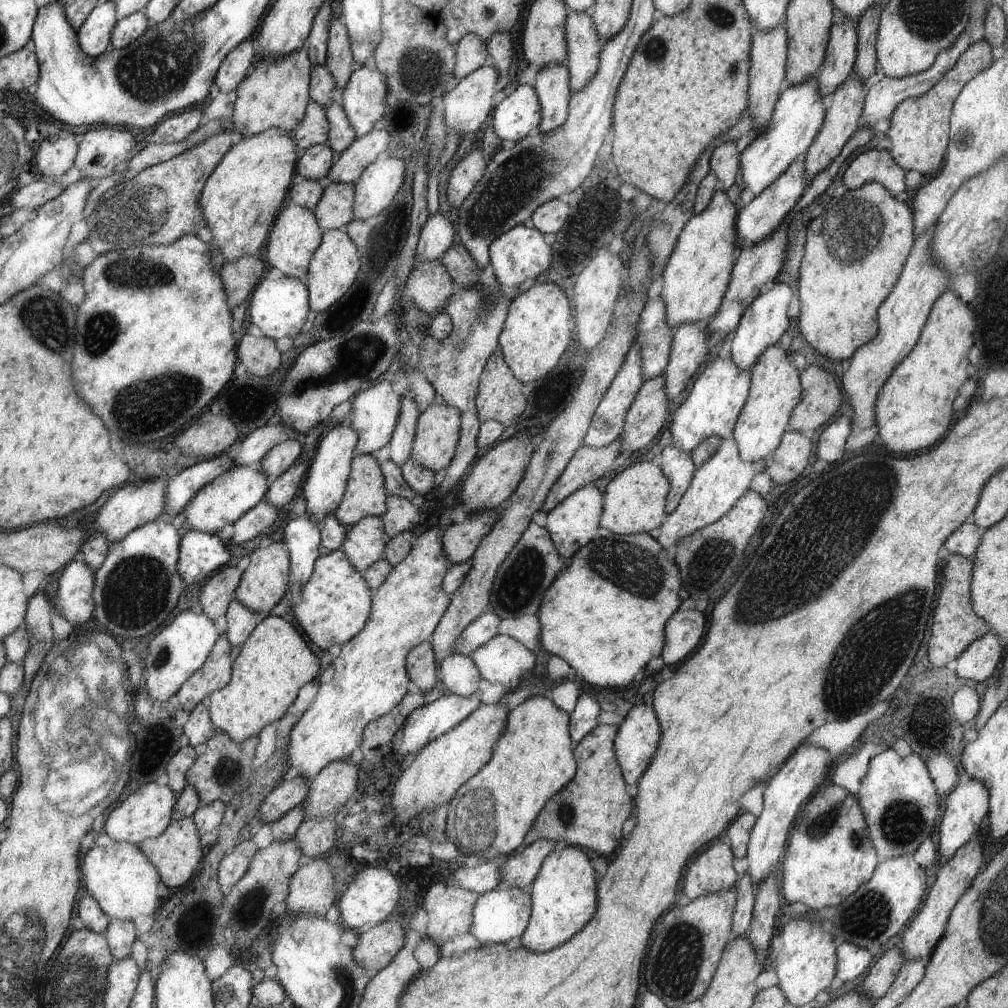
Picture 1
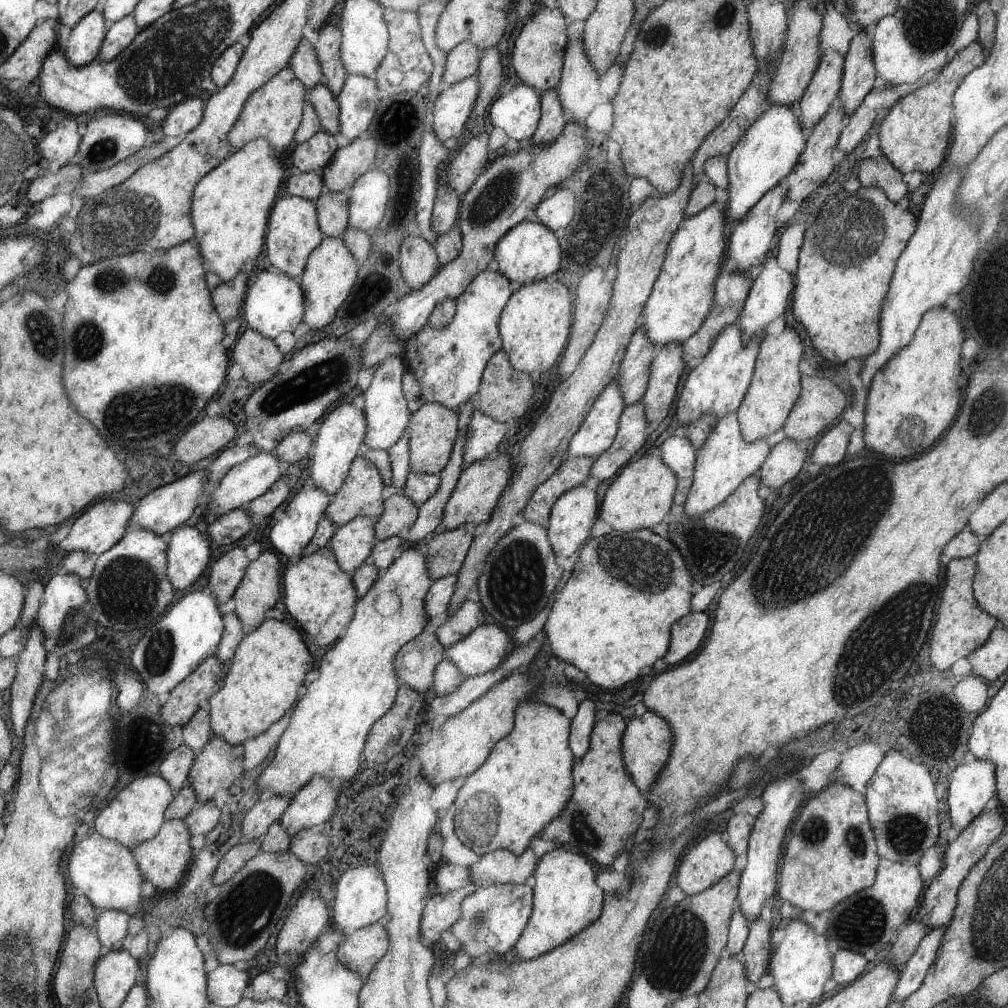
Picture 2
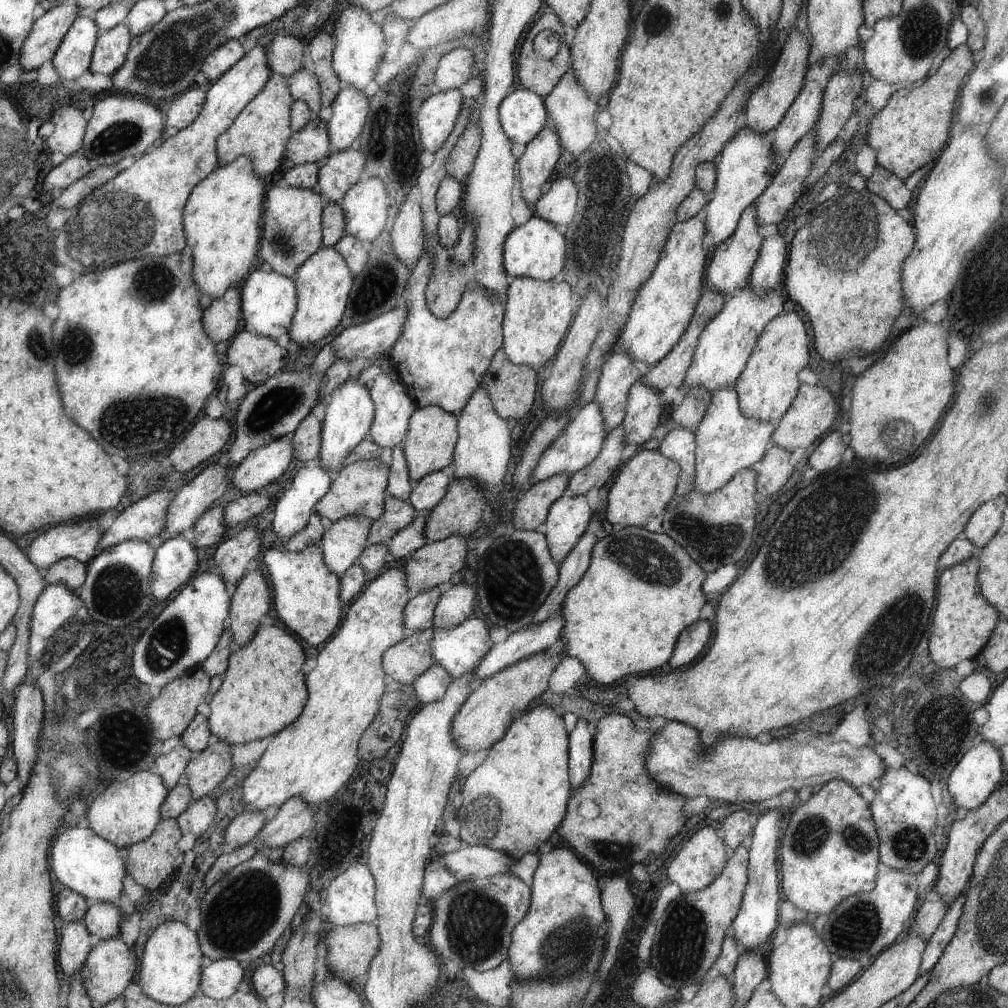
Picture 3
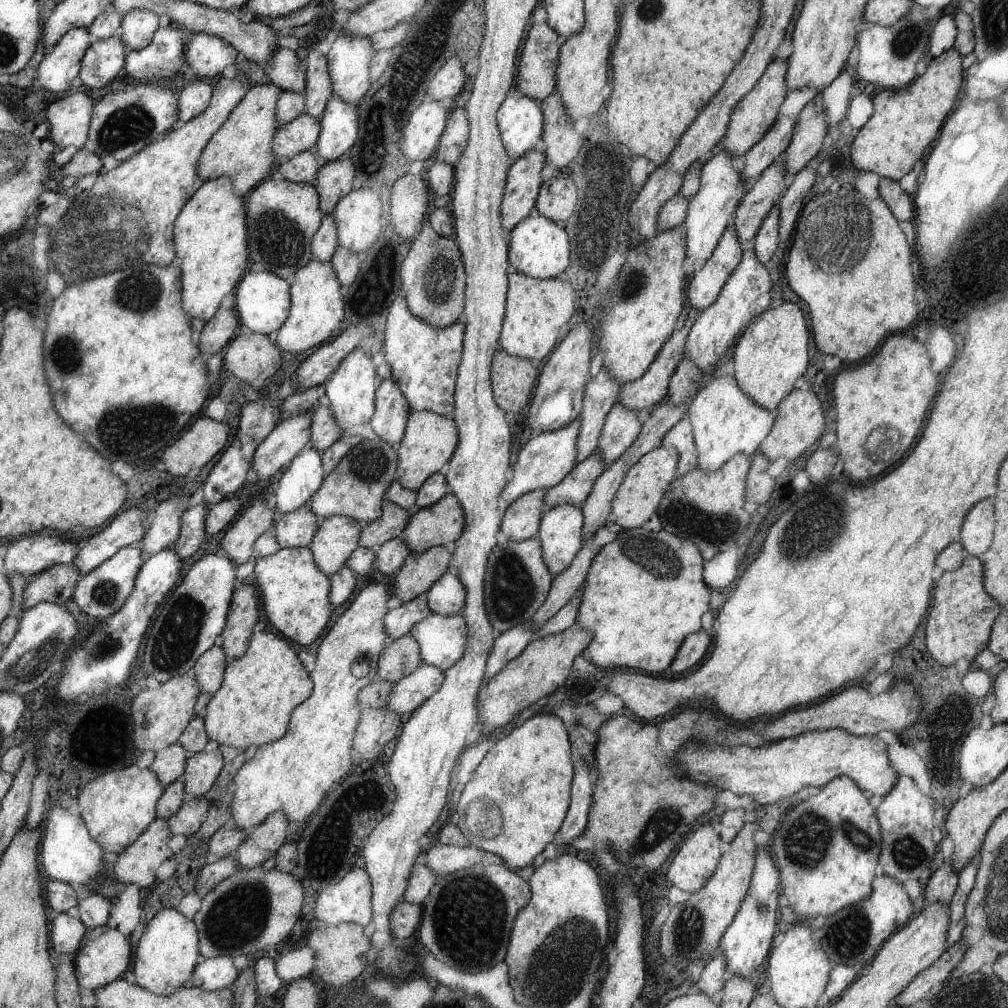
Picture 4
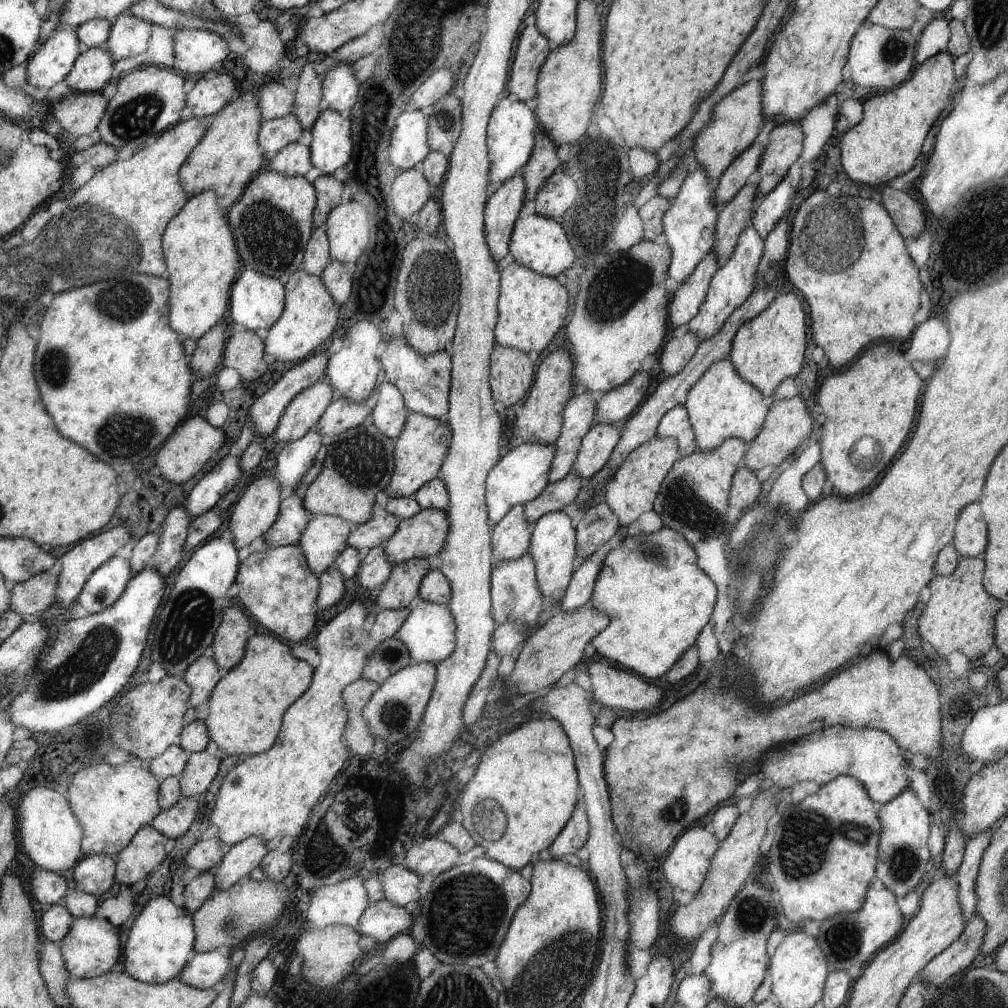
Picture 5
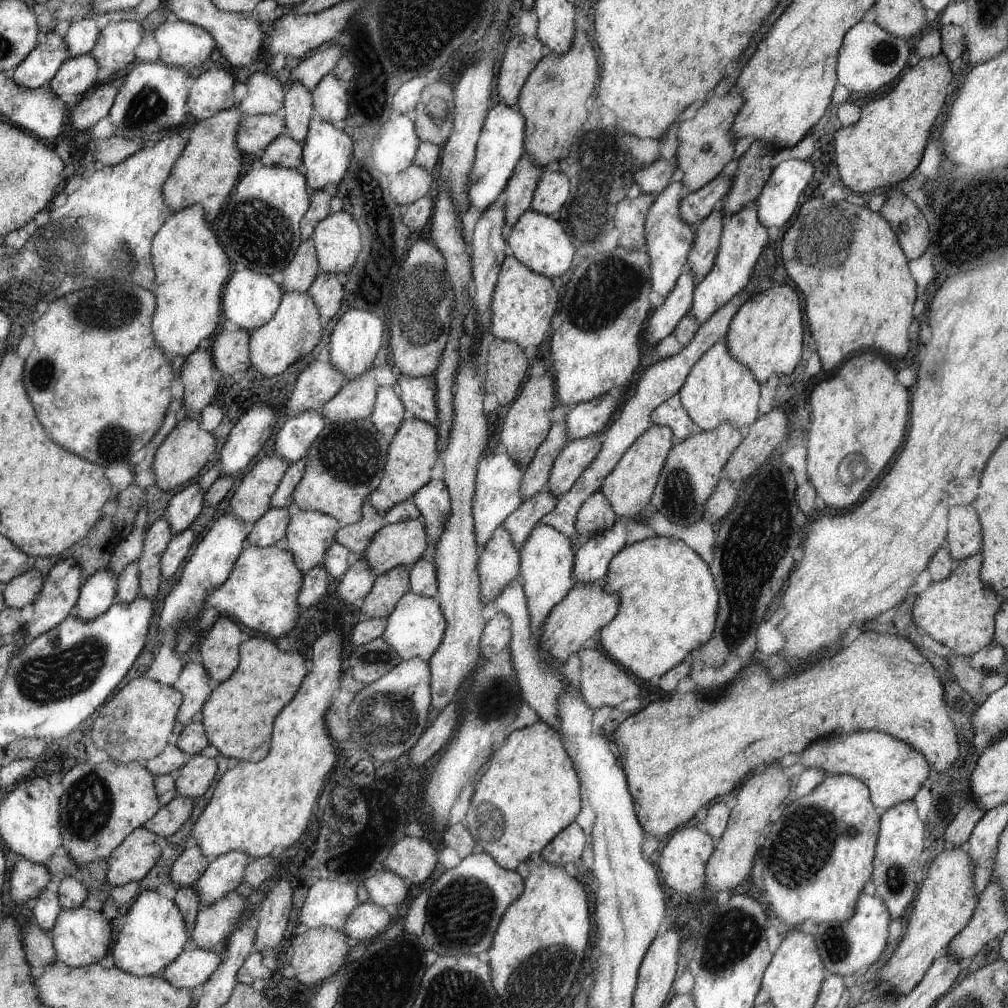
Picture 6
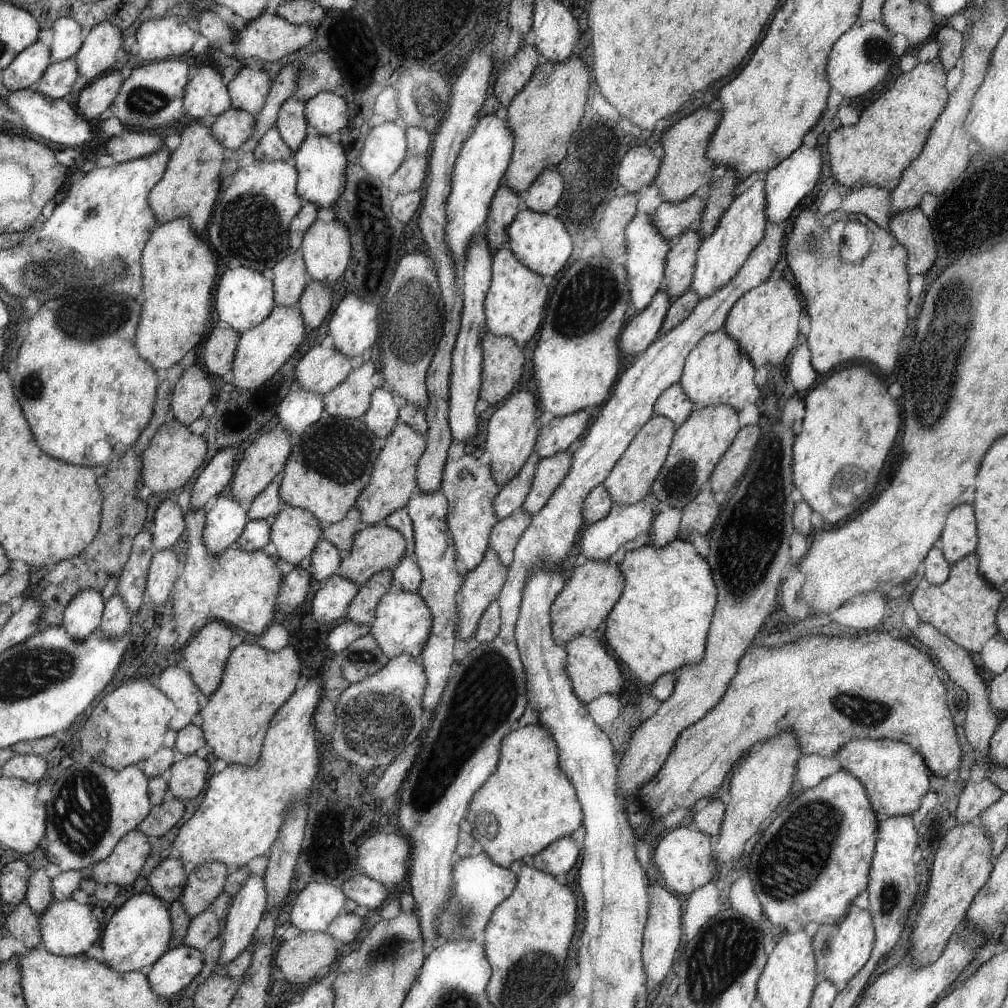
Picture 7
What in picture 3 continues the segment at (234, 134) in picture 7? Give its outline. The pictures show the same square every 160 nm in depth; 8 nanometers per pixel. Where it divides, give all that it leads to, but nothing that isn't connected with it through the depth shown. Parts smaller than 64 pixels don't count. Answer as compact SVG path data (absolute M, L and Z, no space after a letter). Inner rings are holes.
M316 117L299 133L294 132L286 156L296 165L321 164L331 153L327 122Z

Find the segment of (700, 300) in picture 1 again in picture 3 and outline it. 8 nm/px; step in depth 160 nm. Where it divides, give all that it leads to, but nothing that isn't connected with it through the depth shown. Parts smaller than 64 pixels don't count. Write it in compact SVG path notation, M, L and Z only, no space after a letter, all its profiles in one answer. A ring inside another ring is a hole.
M696 188L679 206L677 219L680 221L671 230L655 272L635 298L627 324L619 337L622 350L628 351L643 369L662 361L679 344L695 316L708 262L708 254L704 250L707 226L701 213L709 200L709 194Z

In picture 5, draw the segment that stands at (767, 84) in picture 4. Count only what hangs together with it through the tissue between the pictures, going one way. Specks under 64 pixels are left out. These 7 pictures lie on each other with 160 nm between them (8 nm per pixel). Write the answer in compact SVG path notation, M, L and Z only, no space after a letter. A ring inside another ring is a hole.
M752 79L739 89L733 90L715 106L713 120L696 136L693 152L687 151L671 176L662 179L662 182L658 184L657 193L664 198L674 200L680 187L684 184L683 180L686 180L690 172L698 168L698 165L707 170L712 182L717 181L726 168L754 142L754 138L760 134L760 128L763 128L762 125L766 124L766 120L763 80Z

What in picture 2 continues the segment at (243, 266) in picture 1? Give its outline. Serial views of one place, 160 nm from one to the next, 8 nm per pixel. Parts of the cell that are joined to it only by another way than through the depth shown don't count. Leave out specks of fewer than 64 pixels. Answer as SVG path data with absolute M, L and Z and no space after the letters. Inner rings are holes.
M240 271L228 282L223 281L214 288L213 305L224 322L229 322L240 312L251 280L250 272Z

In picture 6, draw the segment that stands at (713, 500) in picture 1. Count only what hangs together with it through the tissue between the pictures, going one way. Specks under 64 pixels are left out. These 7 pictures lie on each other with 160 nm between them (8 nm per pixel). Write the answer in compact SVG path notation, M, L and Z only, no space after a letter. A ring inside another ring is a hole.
M726 341L717 342L703 354L678 393L686 412L700 431L714 430L723 422L747 429L758 418L760 382L747 366L732 358Z

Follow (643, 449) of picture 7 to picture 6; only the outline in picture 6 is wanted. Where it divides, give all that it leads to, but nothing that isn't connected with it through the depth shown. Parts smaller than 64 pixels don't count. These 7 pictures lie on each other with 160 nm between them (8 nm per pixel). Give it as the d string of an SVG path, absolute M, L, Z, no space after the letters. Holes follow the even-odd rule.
M652 424L650 430L624 452L616 468L602 481L600 492L608 499L618 520L623 517L626 519L637 518L642 510L650 508L651 498L658 486L660 473L674 444L673 430Z

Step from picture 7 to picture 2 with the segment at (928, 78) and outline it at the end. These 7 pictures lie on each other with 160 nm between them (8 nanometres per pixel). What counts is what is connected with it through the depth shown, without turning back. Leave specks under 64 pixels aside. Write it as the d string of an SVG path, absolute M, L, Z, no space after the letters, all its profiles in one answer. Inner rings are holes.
M980 2L973 12L979 20L978 40L957 52L940 70L936 80L897 100L889 109L882 124L875 129L881 142L882 154L886 155L903 174L914 171L930 174L945 162L954 117L953 94L969 72L982 66L995 43L997 18L994 4L990 8L988 2Z

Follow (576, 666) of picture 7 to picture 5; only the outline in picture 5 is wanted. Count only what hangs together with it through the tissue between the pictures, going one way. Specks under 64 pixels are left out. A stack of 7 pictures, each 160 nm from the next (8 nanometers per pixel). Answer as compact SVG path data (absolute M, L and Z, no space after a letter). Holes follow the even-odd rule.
M596 660L588 666L588 674L593 684L593 696L604 707L608 709L628 710L628 712L637 712L642 717L648 715L650 710L654 710L662 704L666 698L666 692L662 688L646 682L644 677L635 672L626 672L626 669L614 668L605 661Z

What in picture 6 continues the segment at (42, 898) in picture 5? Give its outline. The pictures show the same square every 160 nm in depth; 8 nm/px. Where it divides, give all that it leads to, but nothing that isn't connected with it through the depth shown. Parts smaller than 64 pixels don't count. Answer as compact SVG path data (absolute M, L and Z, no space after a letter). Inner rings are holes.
M18 860L10 872L10 894L18 904L34 900L46 888L53 888L50 872L43 864Z

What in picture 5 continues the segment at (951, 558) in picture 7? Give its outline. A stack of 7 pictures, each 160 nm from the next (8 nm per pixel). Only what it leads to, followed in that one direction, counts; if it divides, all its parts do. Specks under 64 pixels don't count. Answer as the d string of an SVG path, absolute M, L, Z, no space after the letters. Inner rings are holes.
M974 502L966 506L956 522L956 538L954 546L962 557L976 557L984 554L988 544L986 520L982 516L980 504Z

